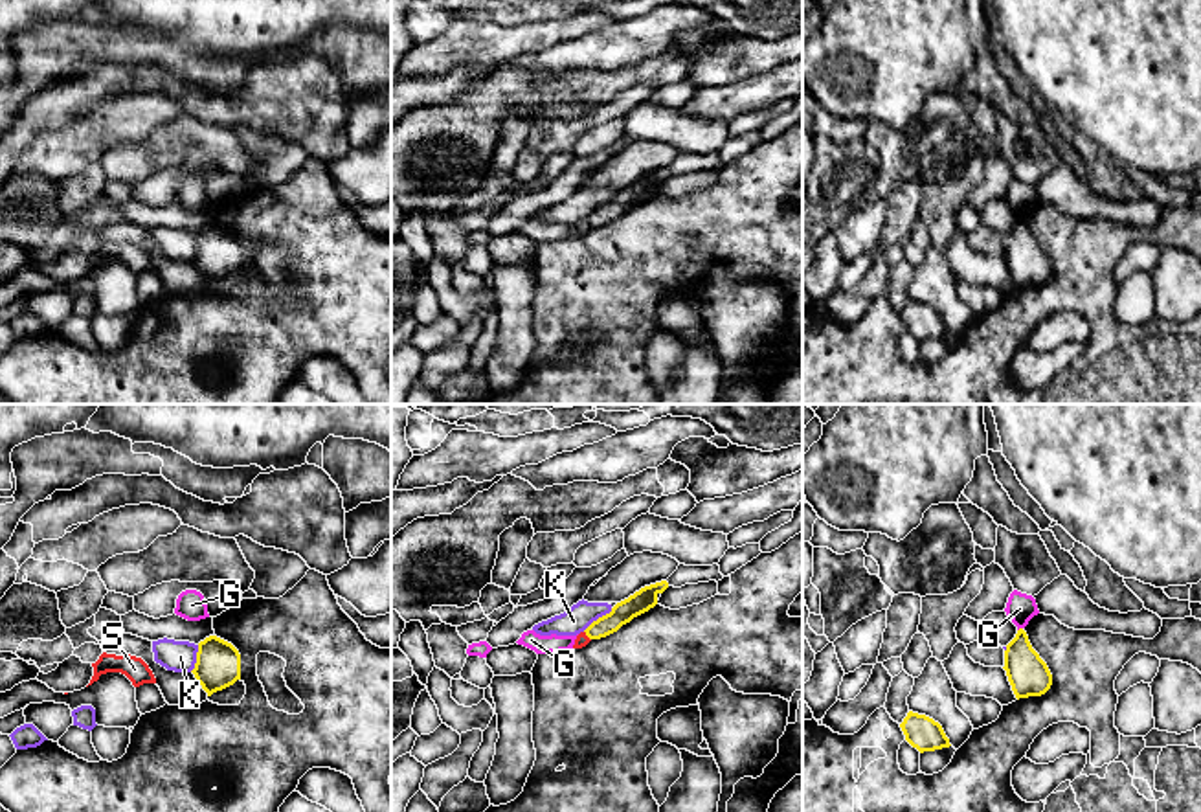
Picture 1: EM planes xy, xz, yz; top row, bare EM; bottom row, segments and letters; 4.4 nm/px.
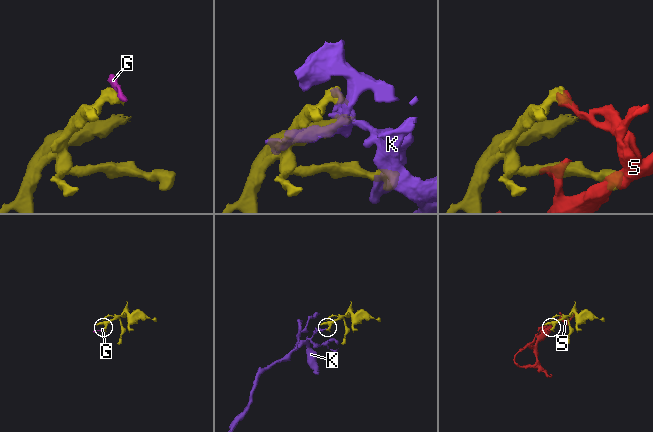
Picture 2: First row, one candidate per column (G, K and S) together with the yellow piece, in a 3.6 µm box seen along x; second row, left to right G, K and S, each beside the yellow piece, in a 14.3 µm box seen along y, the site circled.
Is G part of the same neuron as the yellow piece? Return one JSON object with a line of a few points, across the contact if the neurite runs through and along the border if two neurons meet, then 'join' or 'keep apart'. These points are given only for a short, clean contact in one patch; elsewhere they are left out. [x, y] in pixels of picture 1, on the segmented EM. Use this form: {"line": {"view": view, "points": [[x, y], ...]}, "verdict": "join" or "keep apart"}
{"line": {"view": "yz", "points": [[1027, 673], [1020, 658], [1020, 629], [1020, 608]]}, "verdict": "join"}

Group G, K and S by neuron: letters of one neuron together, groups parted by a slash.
G / K / S

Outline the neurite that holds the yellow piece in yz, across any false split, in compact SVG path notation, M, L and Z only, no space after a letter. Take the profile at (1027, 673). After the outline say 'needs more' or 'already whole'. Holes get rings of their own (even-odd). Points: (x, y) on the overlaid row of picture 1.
M1014 590L1008 597L1006 615L1017 626L1016 637L1005 650L1005 671L1016 698L1041 696L1052 685L1052 674L1047 663L1032 648L1027 632L1028 621L1039 614L1032 595Z; needs more

